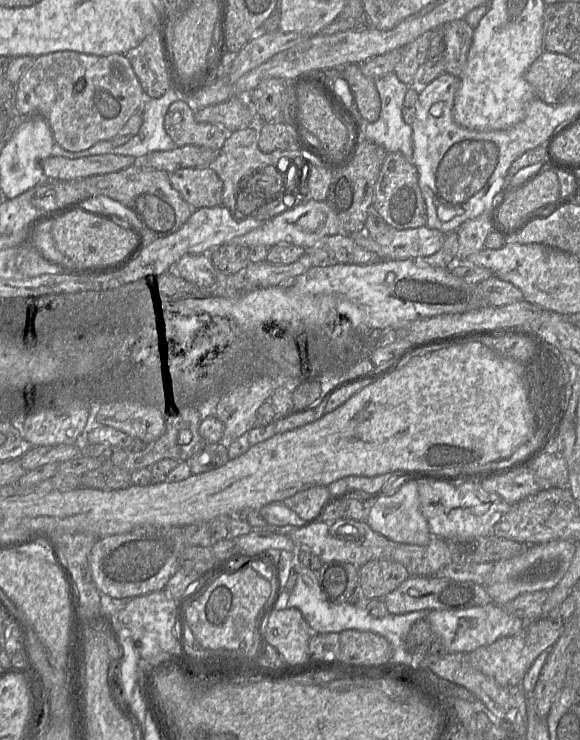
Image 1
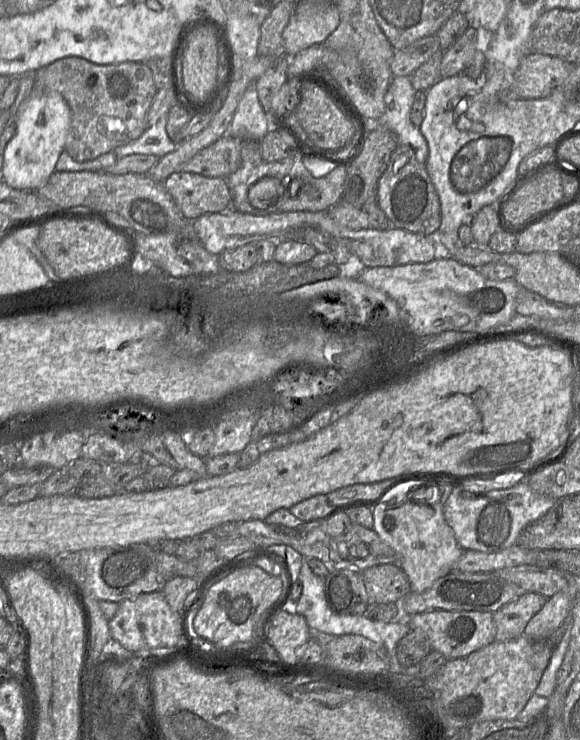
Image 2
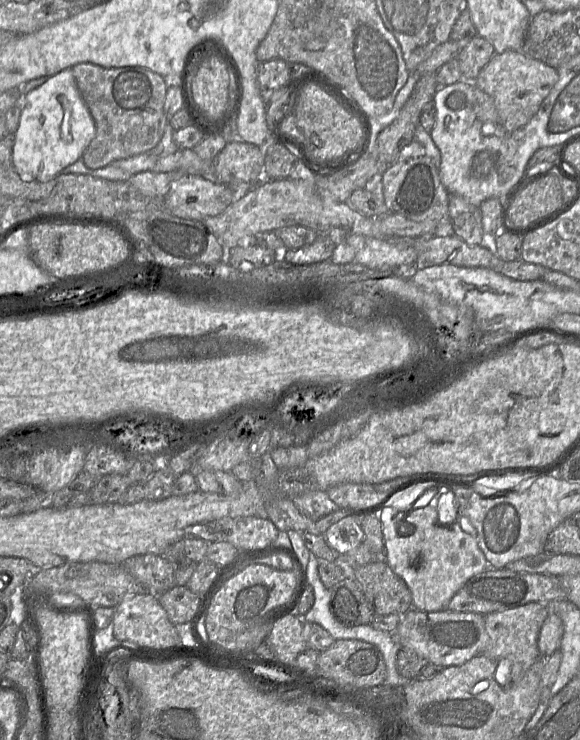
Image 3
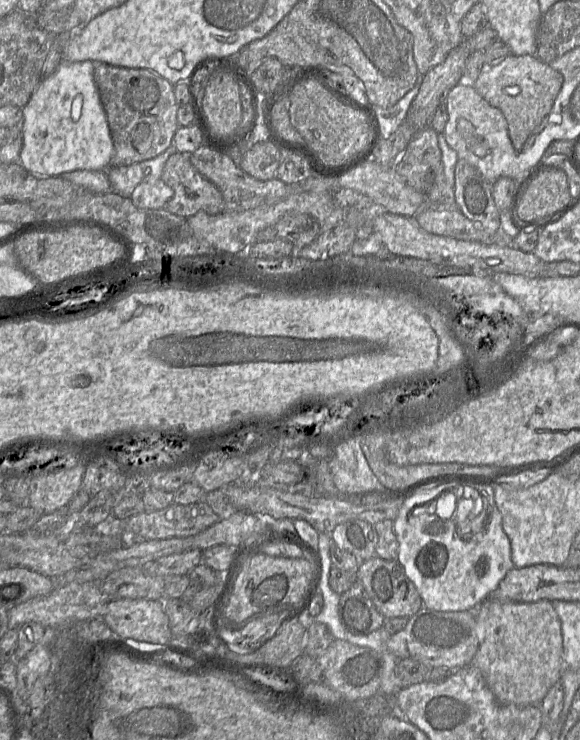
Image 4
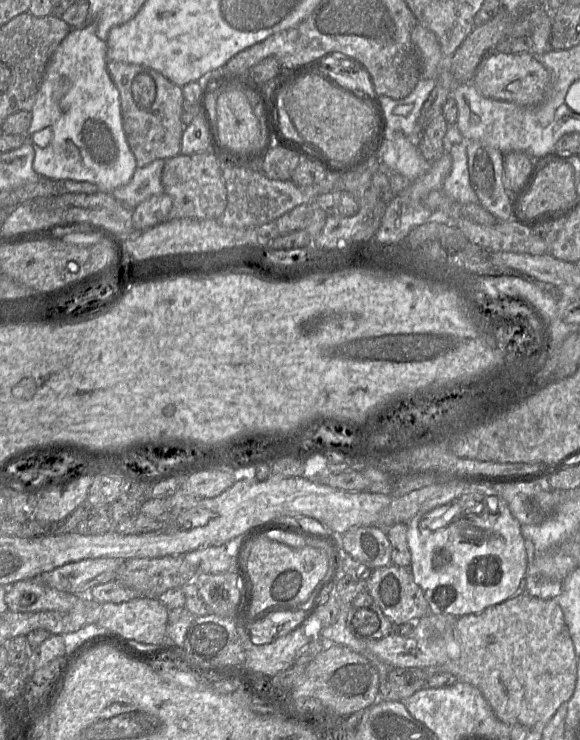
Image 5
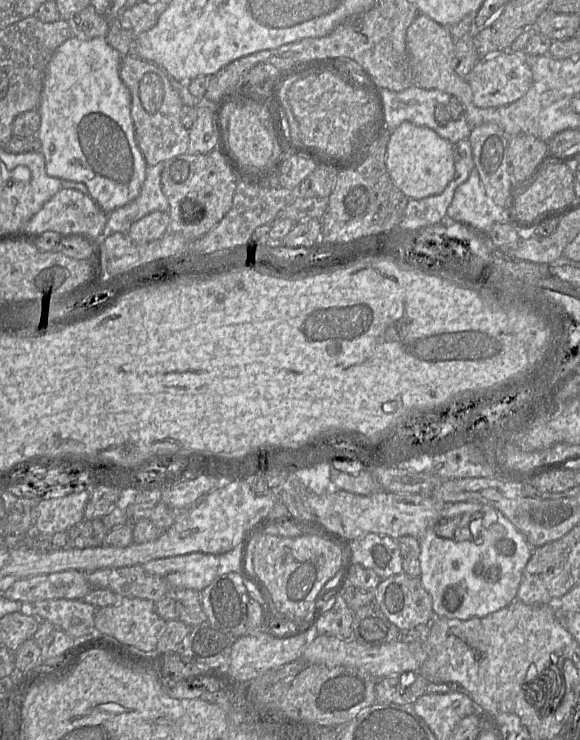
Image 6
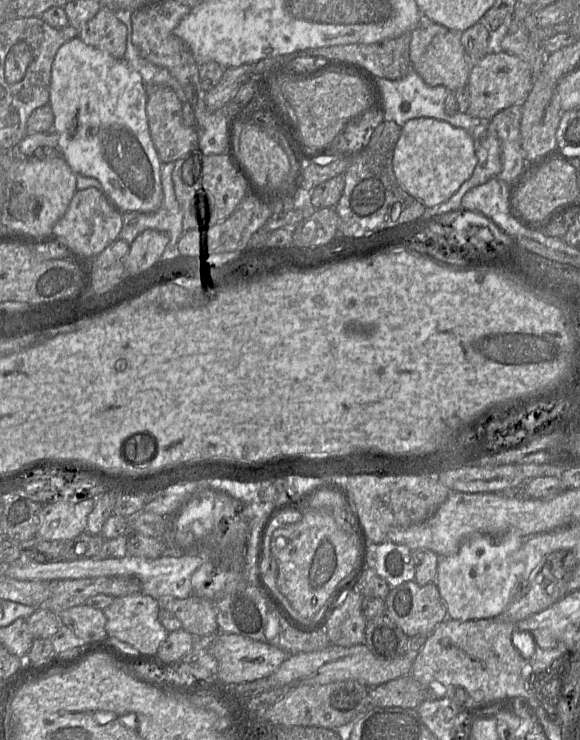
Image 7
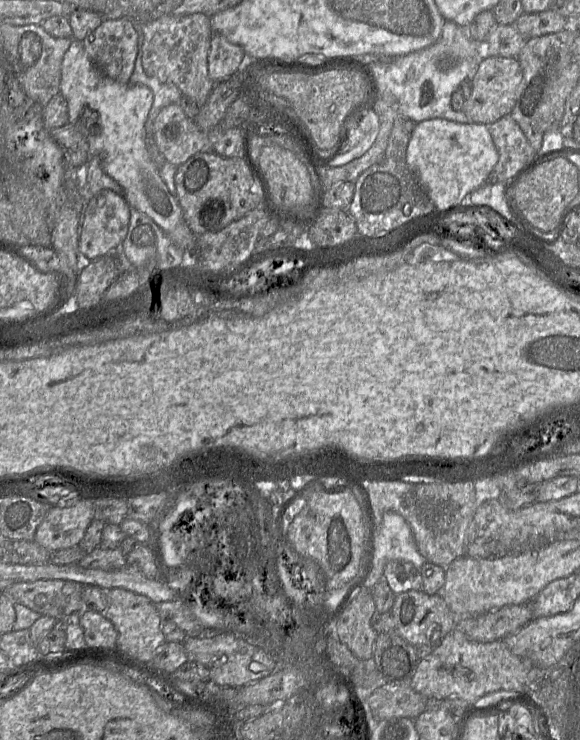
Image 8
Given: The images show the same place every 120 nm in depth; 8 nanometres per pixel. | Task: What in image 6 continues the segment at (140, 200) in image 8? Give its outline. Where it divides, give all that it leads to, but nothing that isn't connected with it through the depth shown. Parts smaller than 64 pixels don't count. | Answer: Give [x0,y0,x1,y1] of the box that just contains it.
[37,36,148,213]

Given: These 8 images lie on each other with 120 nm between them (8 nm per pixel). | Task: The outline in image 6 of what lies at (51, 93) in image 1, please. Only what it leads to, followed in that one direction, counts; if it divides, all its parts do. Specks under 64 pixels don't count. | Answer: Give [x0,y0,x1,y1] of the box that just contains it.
[119,55,189,166]

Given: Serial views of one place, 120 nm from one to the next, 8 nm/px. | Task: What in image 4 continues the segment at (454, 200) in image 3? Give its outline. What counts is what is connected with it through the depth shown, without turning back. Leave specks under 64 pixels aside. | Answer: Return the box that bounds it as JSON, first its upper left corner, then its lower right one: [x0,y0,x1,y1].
[454,159,501,234]

